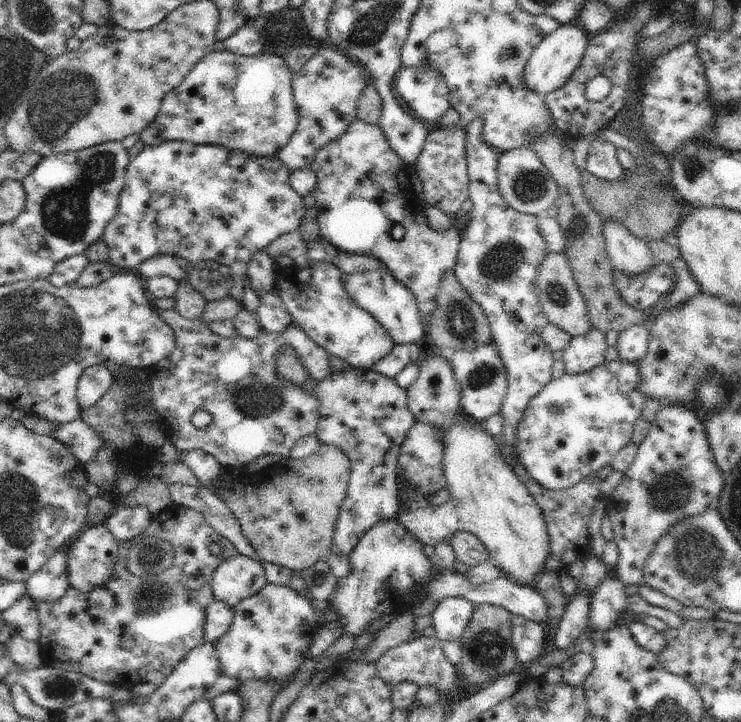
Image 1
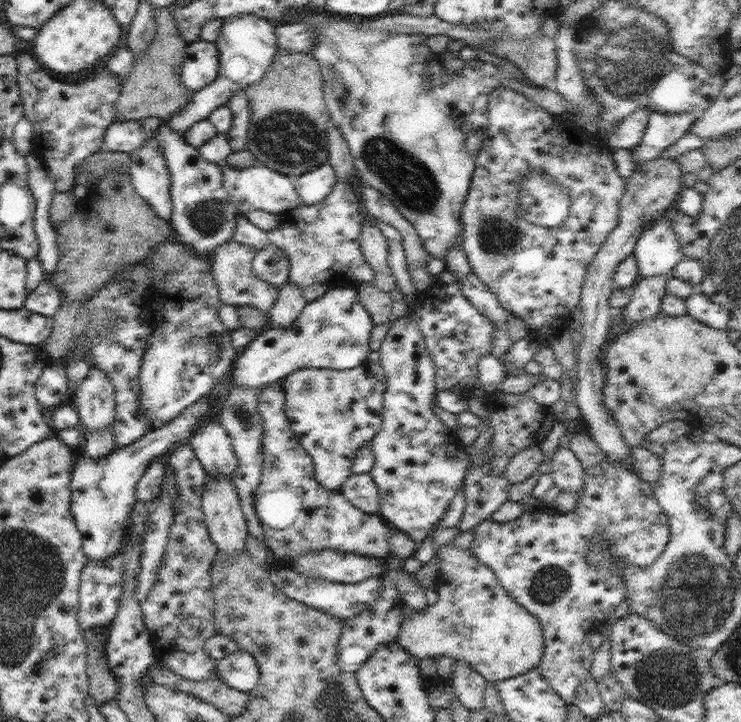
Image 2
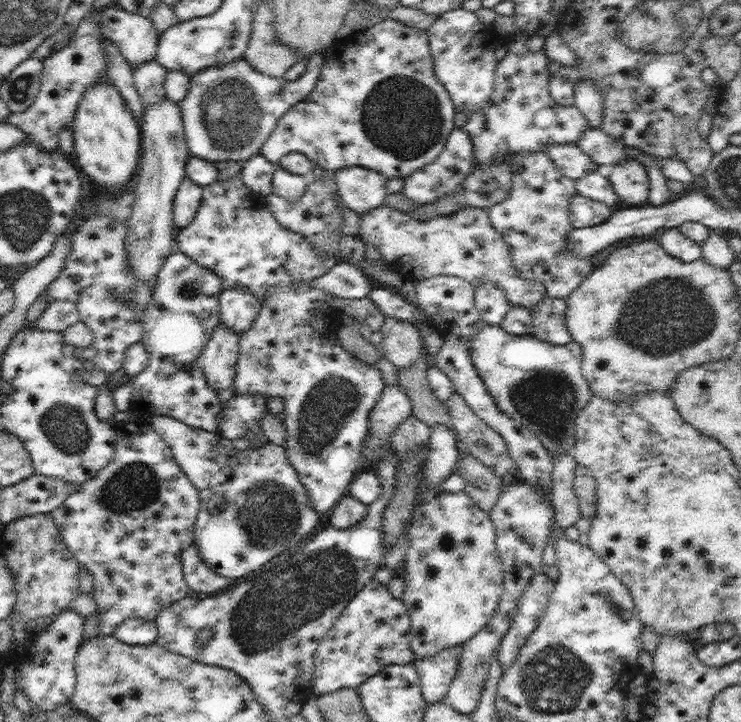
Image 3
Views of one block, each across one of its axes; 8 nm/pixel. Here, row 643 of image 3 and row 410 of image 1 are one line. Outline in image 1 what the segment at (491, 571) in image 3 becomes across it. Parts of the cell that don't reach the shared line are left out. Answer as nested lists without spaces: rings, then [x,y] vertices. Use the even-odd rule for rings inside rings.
[[[447,353],[441,356],[434,354],[422,359],[417,362],[418,379],[406,391],[407,406],[416,421],[437,427],[443,433],[442,467],[447,481],[449,500],[436,508],[400,511],[399,524],[422,545],[434,547],[443,541],[449,541],[456,532],[470,532],[480,540],[481,544],[484,544],[490,560],[498,566],[502,574],[515,579],[516,584],[534,586],[539,576],[544,573],[551,544],[540,506],[528,493],[526,486],[516,477],[512,466],[501,453],[497,438],[487,432],[484,422],[475,421],[464,413],[464,408],[461,406],[461,387],[456,381]]]

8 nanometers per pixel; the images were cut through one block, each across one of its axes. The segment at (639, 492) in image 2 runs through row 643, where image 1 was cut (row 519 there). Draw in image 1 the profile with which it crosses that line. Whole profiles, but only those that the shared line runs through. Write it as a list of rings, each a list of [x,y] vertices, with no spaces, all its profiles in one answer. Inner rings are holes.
[[[514,457],[511,460],[510,466],[512,466],[516,477],[526,486],[528,493],[540,506],[542,517],[547,527],[551,544],[544,573],[557,573],[562,571],[563,568],[566,570],[572,562],[586,558],[590,554],[591,549],[589,523],[591,522],[595,504],[599,499],[603,498],[599,490],[601,480],[596,475],[591,475],[564,491],[547,490],[528,475],[518,457]]]

